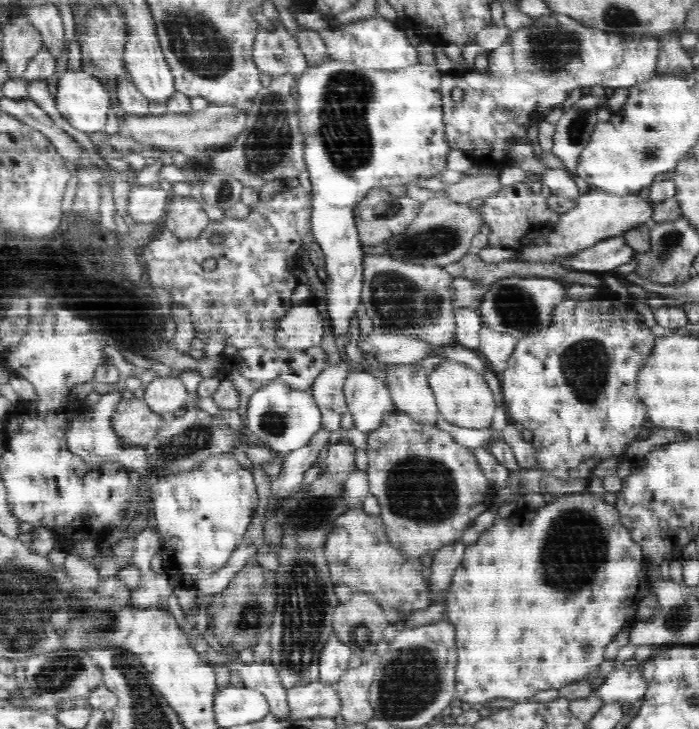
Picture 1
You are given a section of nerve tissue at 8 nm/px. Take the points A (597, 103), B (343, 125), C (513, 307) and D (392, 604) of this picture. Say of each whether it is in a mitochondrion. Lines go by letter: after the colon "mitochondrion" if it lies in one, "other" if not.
A: other
B: mitochondrion
C: mitochondrion
D: other

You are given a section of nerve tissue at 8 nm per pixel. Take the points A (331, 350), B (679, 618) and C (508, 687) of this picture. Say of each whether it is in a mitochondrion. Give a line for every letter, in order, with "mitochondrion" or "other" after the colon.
A: other
B: mitochondrion
C: other

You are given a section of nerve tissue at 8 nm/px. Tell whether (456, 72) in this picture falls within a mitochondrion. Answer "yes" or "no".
no

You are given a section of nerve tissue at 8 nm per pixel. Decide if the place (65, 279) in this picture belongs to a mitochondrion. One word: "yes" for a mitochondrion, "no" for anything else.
yes

